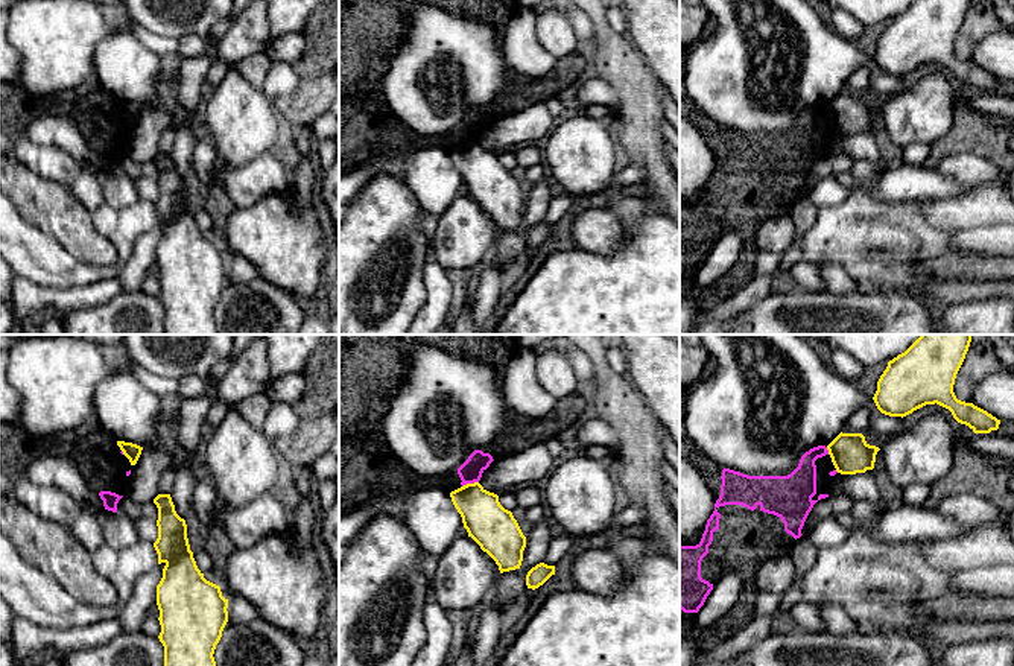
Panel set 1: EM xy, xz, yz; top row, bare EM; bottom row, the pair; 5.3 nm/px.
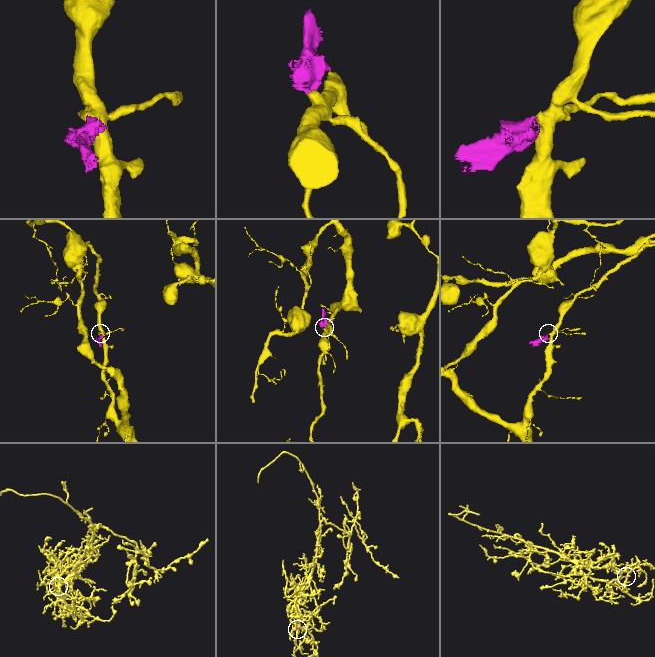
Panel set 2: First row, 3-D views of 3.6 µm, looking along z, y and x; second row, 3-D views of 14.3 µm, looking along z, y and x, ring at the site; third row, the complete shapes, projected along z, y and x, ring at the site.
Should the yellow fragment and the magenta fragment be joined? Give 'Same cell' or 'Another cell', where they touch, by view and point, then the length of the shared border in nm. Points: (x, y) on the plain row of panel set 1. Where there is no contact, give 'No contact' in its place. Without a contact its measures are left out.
Another cell. Touches yellow at xz (470, 143). Shared border 90 nm

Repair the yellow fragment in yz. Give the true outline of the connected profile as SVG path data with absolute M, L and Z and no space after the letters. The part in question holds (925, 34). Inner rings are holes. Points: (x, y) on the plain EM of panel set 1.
M915 0L888 21L873 56L889 76L906 76L926 64L949 68L953 78L974 93L997 90L1000 79L956 58L953 44L971 0Z

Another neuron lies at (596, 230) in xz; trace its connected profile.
M596 205L570 213L569 228L578 248L597 255L614 254L628 231L617 214Z

